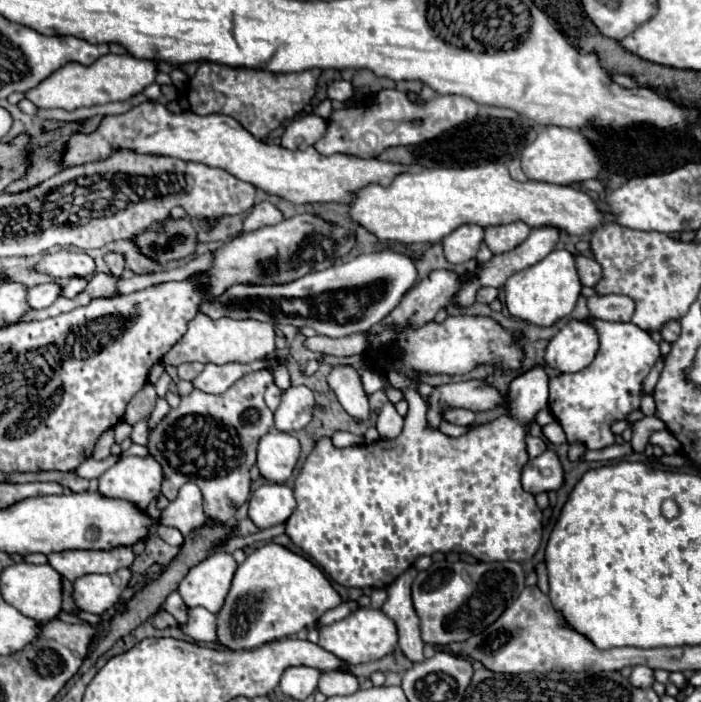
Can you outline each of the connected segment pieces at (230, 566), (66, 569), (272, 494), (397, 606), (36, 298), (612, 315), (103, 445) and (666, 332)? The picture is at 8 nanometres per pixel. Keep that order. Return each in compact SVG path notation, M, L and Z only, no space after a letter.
M217 551L209 559L195 565L179 583L179 595L187 607L205 607L211 613L219 613L225 597L231 589L237 563L233 555Z
M119 547L111 551L61 551L47 555L47 559L65 579L77 581L89 573L115 573L121 567L129 567L135 555L129 547Z
M265 483L249 501L249 517L259 529L267 529L287 521L295 507L297 501L291 487L283 483Z
M409 567L401 577L397 577L389 587L387 587L387 601L383 603L381 611L391 617L397 625L399 631L399 649L403 655L413 661L413 663L423 663L423 639L421 639L421 623L419 615L413 607L411 601L411 585L413 579L417 577L417 569Z
M57 281L31 287L29 289L29 305L33 309L45 309L45 307L53 305L61 297L61 293L63 293L63 287Z
M599 295L587 301L591 317L603 321L631 321L635 313L635 301L627 295Z
M109 429L109 431L105 431L105 435L101 435L101 439L97 441L97 447L95 447L95 451L93 451L93 459L97 459L97 461L103 461L103 459L107 459L109 455L111 455L111 445L113 445L115 441L113 441L113 429Z
M677 321L673 323L667 323L661 331L661 337L667 341L667 343L675 343L679 339L679 333L681 333L681 325Z

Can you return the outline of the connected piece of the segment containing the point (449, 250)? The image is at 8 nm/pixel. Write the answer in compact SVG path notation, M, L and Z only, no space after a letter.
M461 225L443 239L445 259L449 263L465 263L473 259L483 241L483 229L477 225Z

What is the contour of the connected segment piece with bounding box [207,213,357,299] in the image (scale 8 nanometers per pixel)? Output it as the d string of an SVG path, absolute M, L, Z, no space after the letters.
M313 213L295 215L273 227L261 227L245 233L215 251L211 273L211 287L207 299L221 295L233 283L287 283L311 271L331 267L337 259L351 253L357 245L357 235L337 223L329 223Z

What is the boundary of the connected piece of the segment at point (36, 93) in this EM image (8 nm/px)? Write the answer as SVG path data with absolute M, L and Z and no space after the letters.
M107 53L101 59L97 59L93 65L83 67L79 63L67 63L59 71L55 71L51 77L47 77L37 87L29 89L25 97L29 97L39 109L79 109L79 107L91 107L91 105L103 105L109 101L127 101L133 95L141 93L145 87L149 87L157 77L157 63L149 59L137 59L131 55L113 55Z

